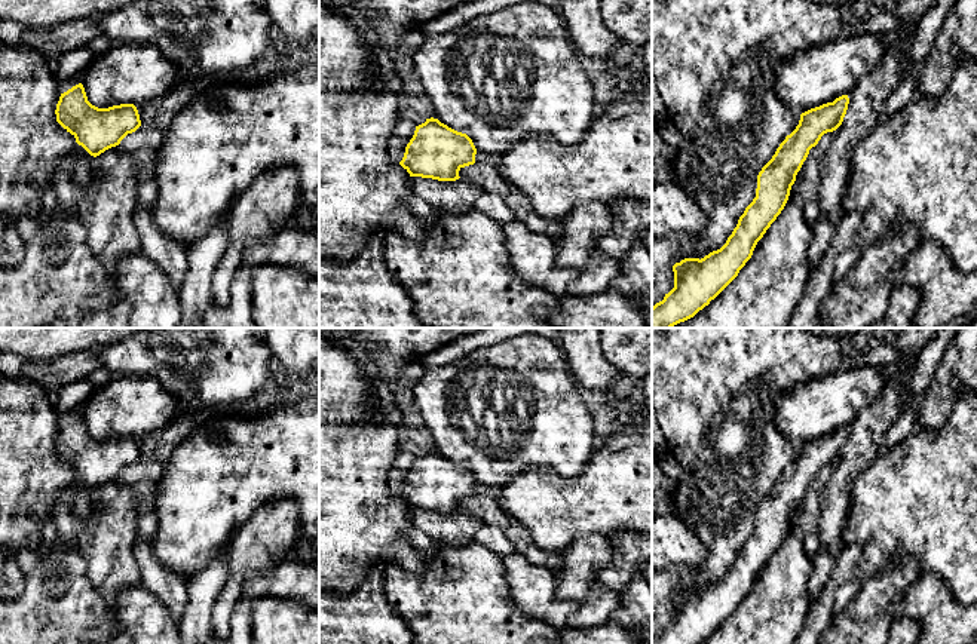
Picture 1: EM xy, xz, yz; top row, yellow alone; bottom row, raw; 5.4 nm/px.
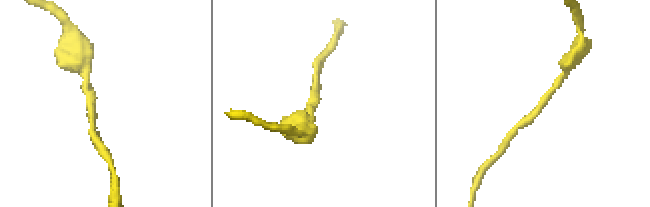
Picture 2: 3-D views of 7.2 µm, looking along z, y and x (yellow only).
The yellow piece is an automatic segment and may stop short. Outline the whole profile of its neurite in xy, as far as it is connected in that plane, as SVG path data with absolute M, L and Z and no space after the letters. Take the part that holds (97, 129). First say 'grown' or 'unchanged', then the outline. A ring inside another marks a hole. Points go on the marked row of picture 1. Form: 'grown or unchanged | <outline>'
unchanged | M82 83L61 93L55 114L56 122L94 157L119 145L141 126L134 104L98 108L88 101Z

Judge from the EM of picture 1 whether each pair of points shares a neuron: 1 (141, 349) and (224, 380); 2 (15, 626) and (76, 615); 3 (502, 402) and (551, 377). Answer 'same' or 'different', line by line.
1: same
2: same
3: same

